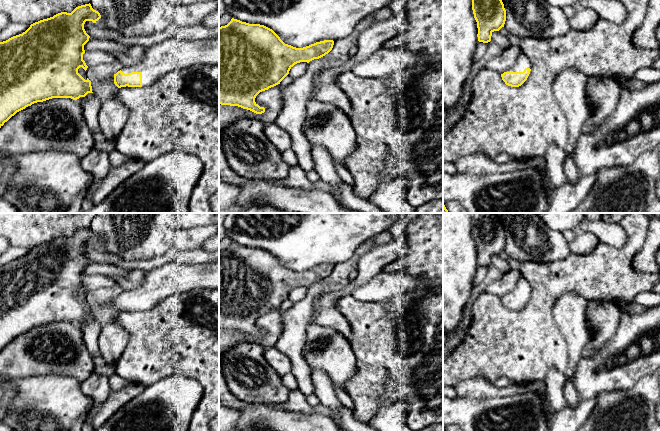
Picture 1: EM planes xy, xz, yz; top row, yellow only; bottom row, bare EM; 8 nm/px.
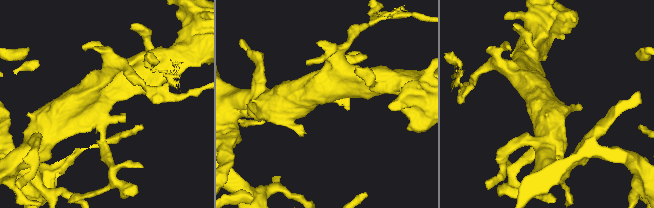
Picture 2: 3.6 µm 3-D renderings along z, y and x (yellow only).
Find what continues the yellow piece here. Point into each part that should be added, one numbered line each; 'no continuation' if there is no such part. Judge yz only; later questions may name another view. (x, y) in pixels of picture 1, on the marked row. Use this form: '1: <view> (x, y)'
1: yz (522, 62)

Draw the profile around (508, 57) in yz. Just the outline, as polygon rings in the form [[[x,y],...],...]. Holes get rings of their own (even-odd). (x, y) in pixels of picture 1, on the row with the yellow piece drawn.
[[[510,45],[506,50],[502,51],[499,56],[496,56],[486,62],[485,68],[494,70],[497,73],[502,74],[505,70],[514,65],[520,53],[520,46]]]

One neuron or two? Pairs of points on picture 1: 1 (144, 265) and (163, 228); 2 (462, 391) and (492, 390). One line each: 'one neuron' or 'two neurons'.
1: two neurons
2: one neuron

